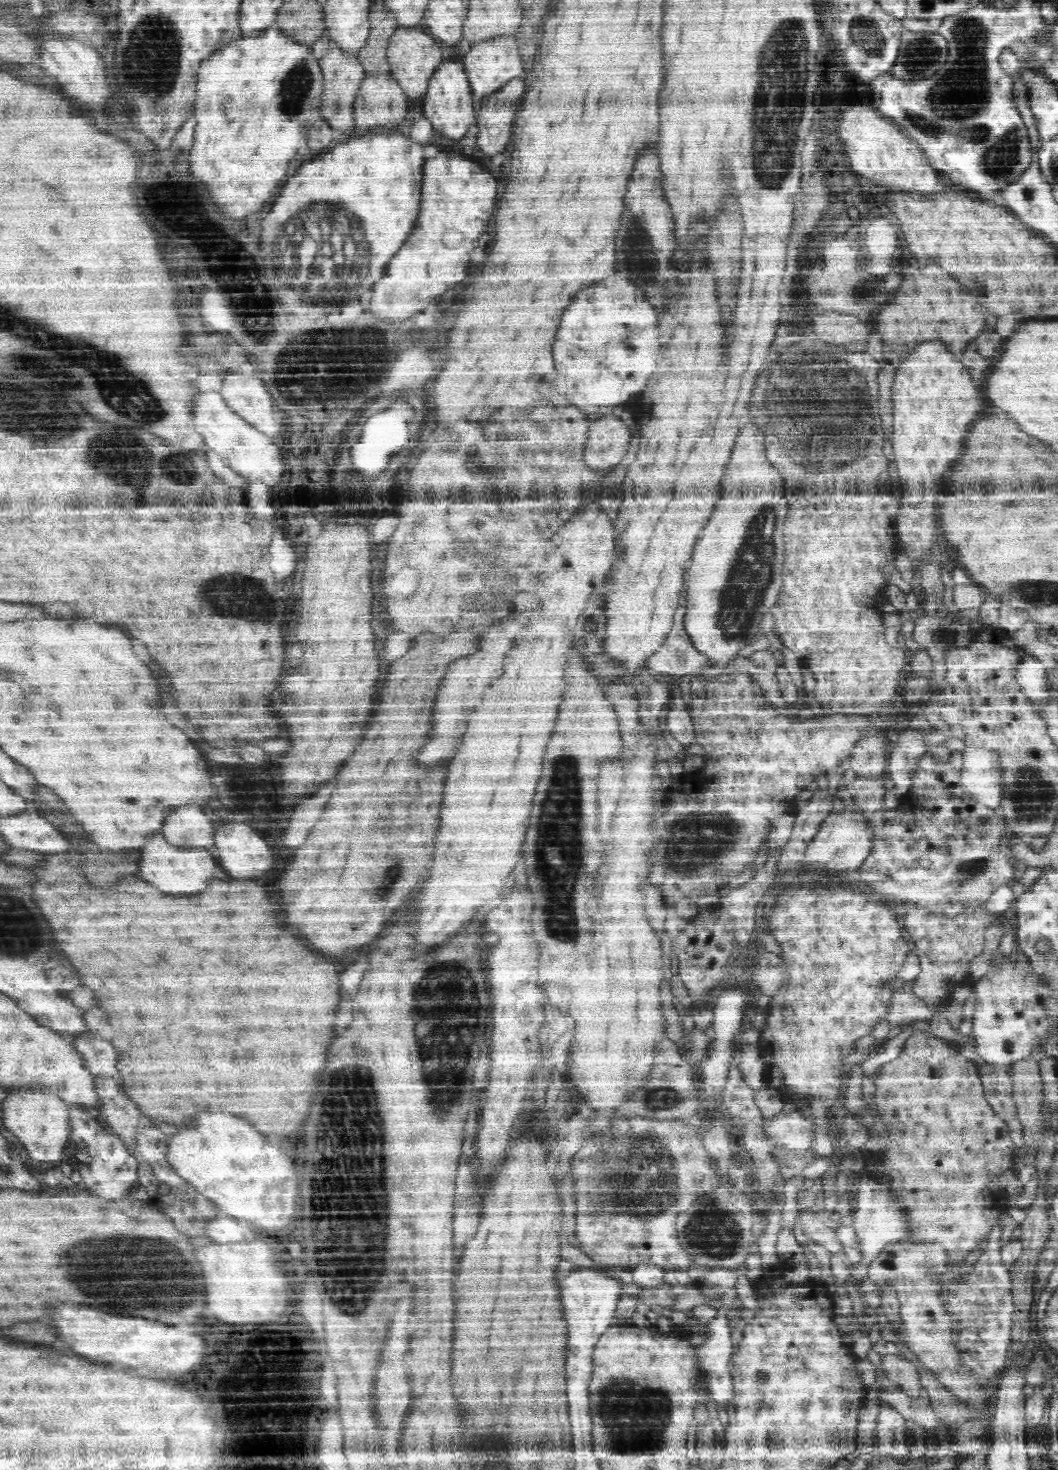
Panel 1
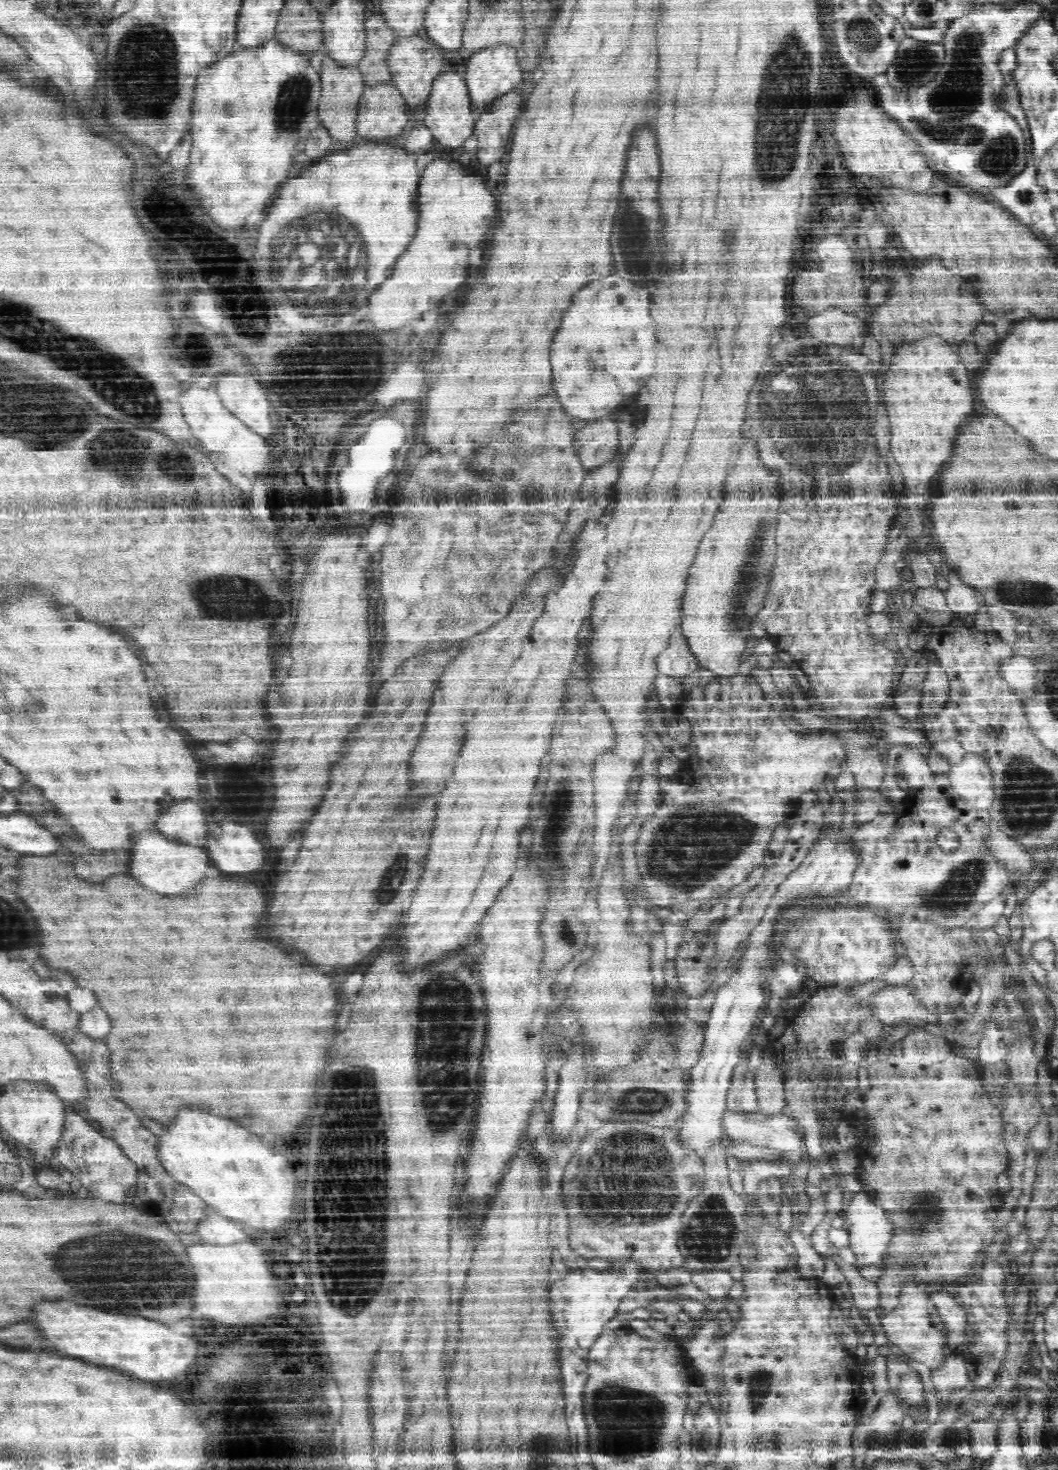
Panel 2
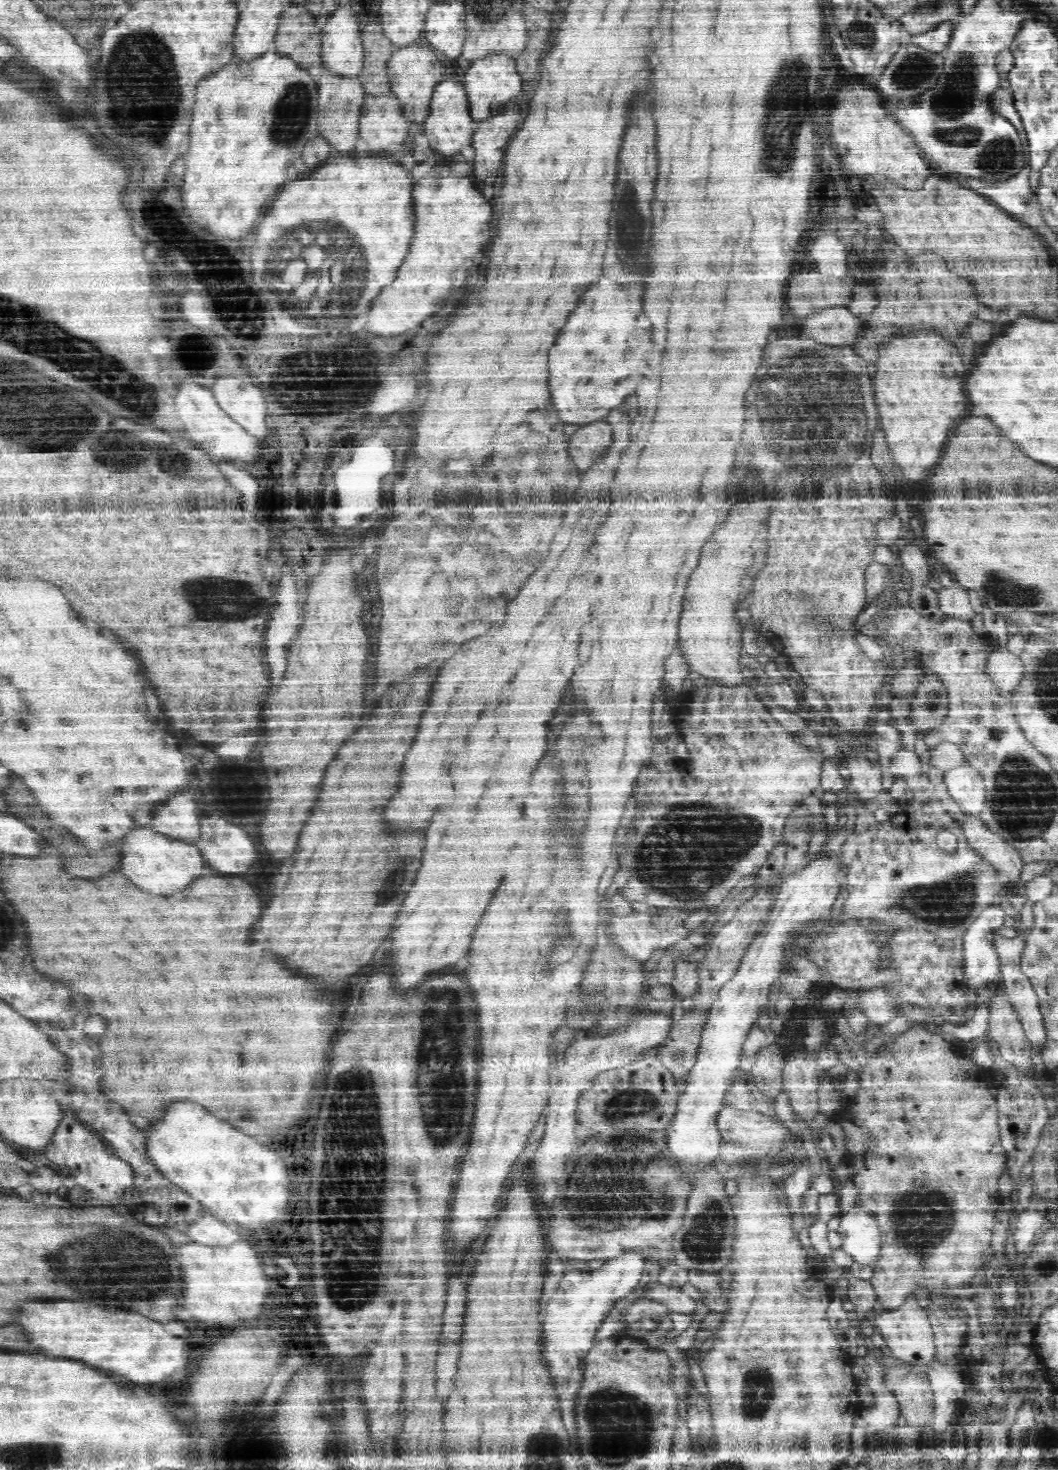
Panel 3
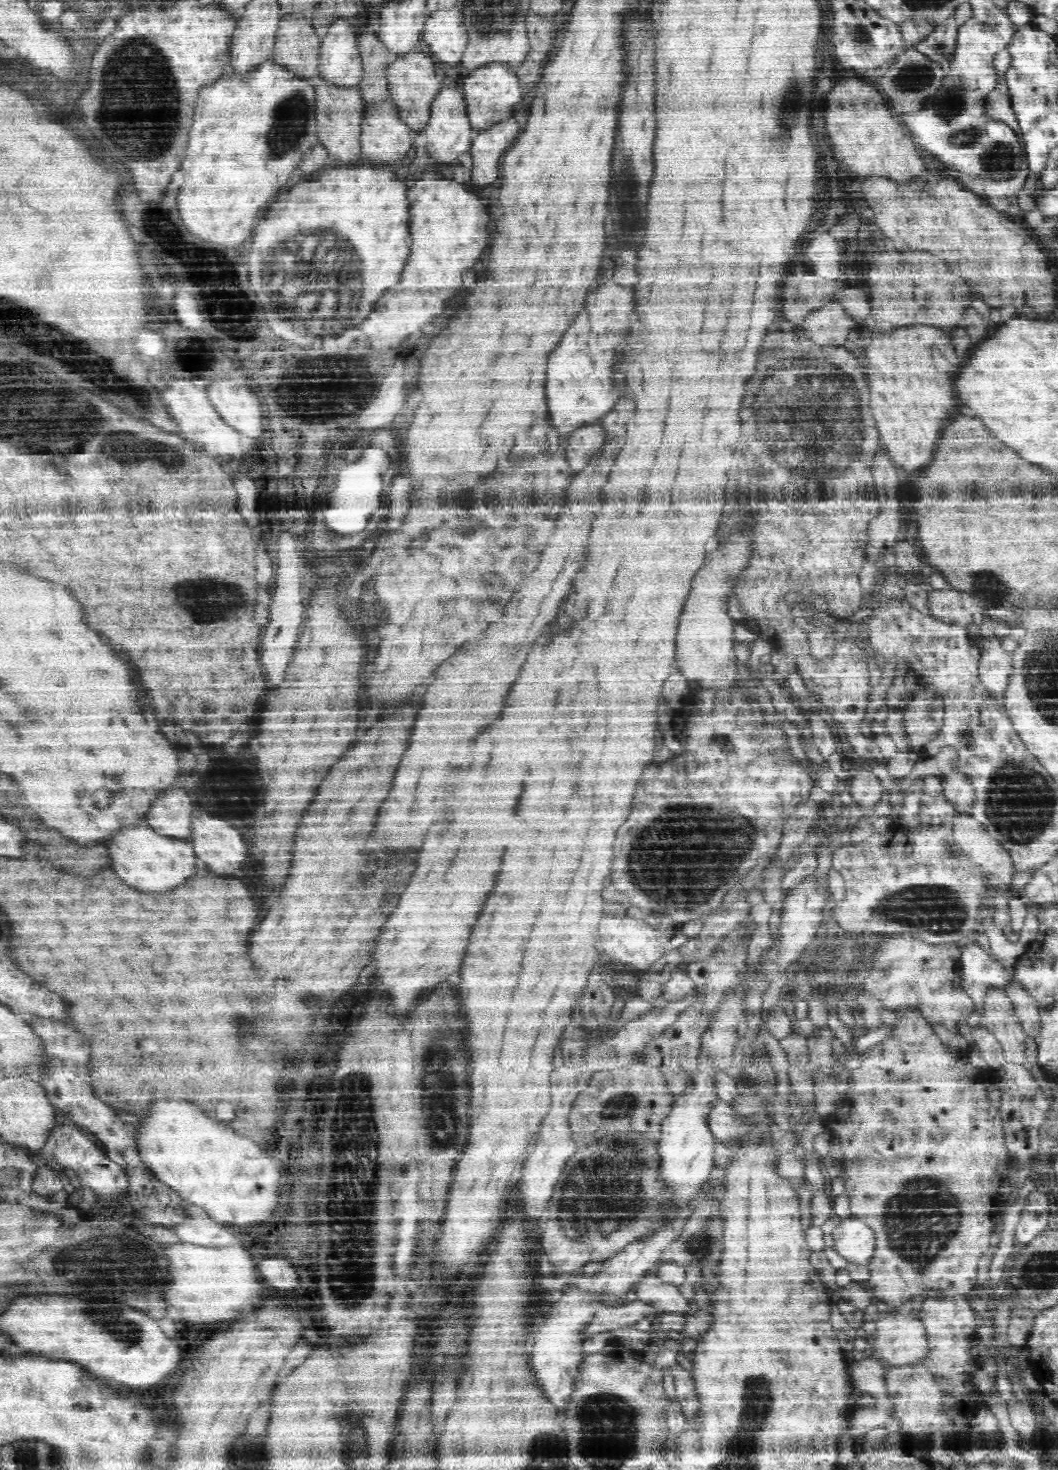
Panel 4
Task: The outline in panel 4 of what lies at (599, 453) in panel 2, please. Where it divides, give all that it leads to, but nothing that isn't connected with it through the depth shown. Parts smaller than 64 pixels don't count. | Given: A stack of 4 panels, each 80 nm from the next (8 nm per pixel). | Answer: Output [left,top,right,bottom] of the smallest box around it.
[565,424,606,473]

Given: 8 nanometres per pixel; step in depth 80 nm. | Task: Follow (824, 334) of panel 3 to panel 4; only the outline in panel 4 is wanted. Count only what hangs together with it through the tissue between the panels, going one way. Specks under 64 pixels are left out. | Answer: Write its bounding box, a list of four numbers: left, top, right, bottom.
[804,304,858,346]

